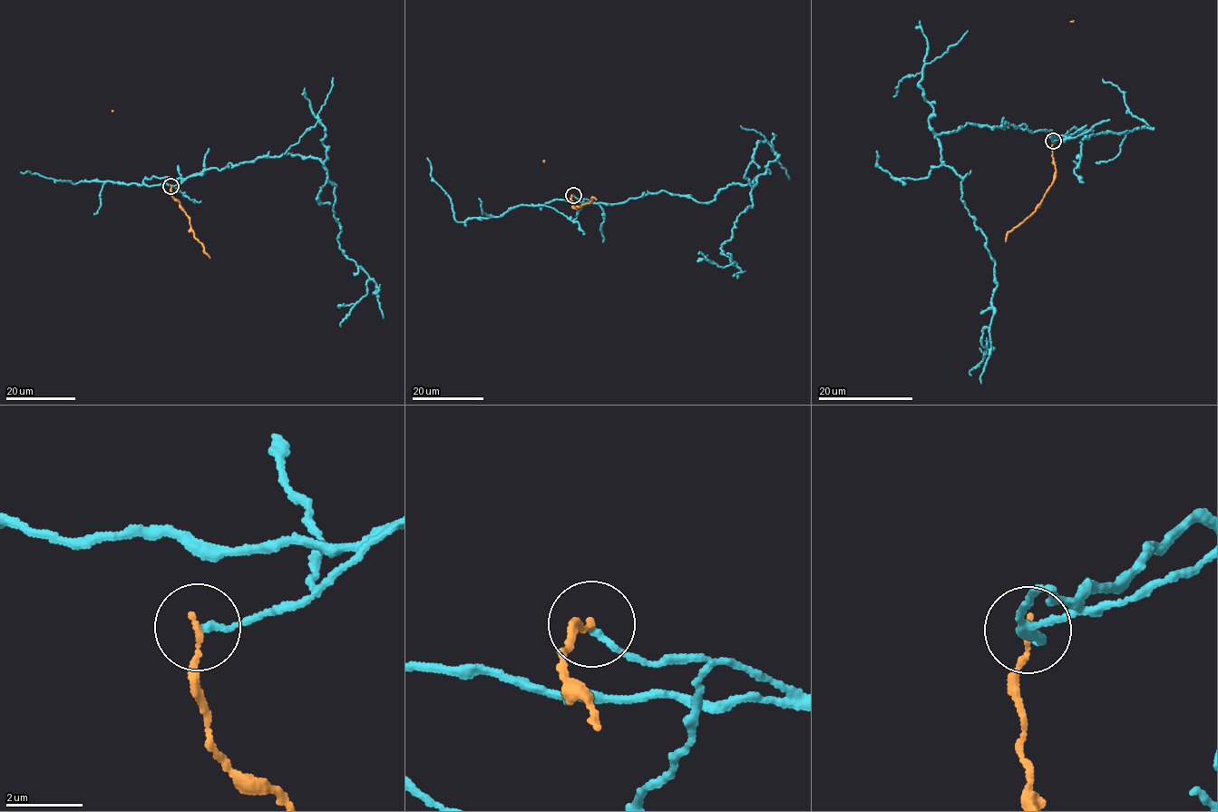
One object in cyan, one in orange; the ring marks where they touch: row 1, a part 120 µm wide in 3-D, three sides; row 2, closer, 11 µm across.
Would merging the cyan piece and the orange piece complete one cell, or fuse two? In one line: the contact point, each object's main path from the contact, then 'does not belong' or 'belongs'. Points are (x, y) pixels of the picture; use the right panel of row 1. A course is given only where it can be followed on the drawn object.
(1053, 141) | cyan via (1054, 141), (1007, 122), (936, 138), (994, 266), (988, 352), (971, 376) | orange via (1052, 141), (1056, 172), (1052, 184), (1036, 210), (1008, 232), (1005, 241) | does not belong

